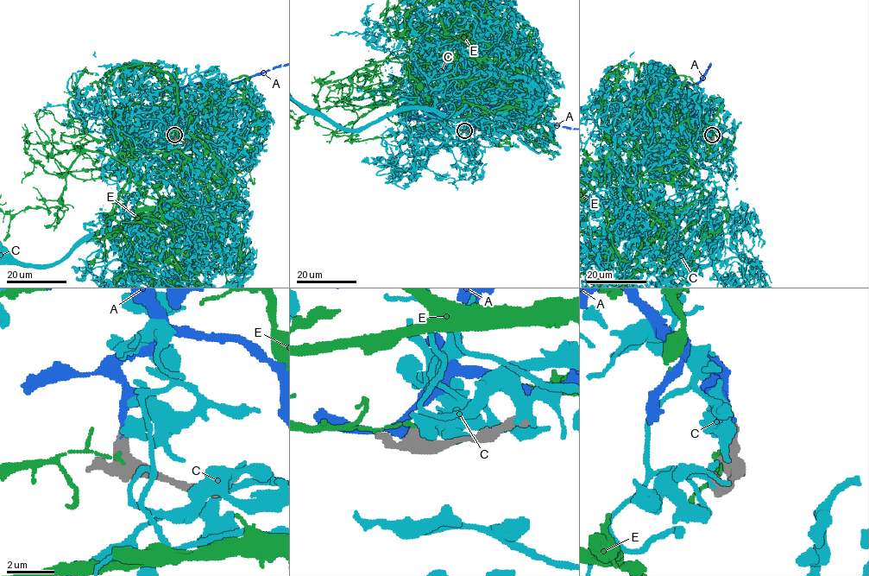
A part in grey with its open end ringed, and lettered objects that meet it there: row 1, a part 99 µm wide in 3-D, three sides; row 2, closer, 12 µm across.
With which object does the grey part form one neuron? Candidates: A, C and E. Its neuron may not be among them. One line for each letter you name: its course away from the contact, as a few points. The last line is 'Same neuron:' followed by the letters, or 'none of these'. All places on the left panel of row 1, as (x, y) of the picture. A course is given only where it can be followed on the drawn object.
Same neuron: A

